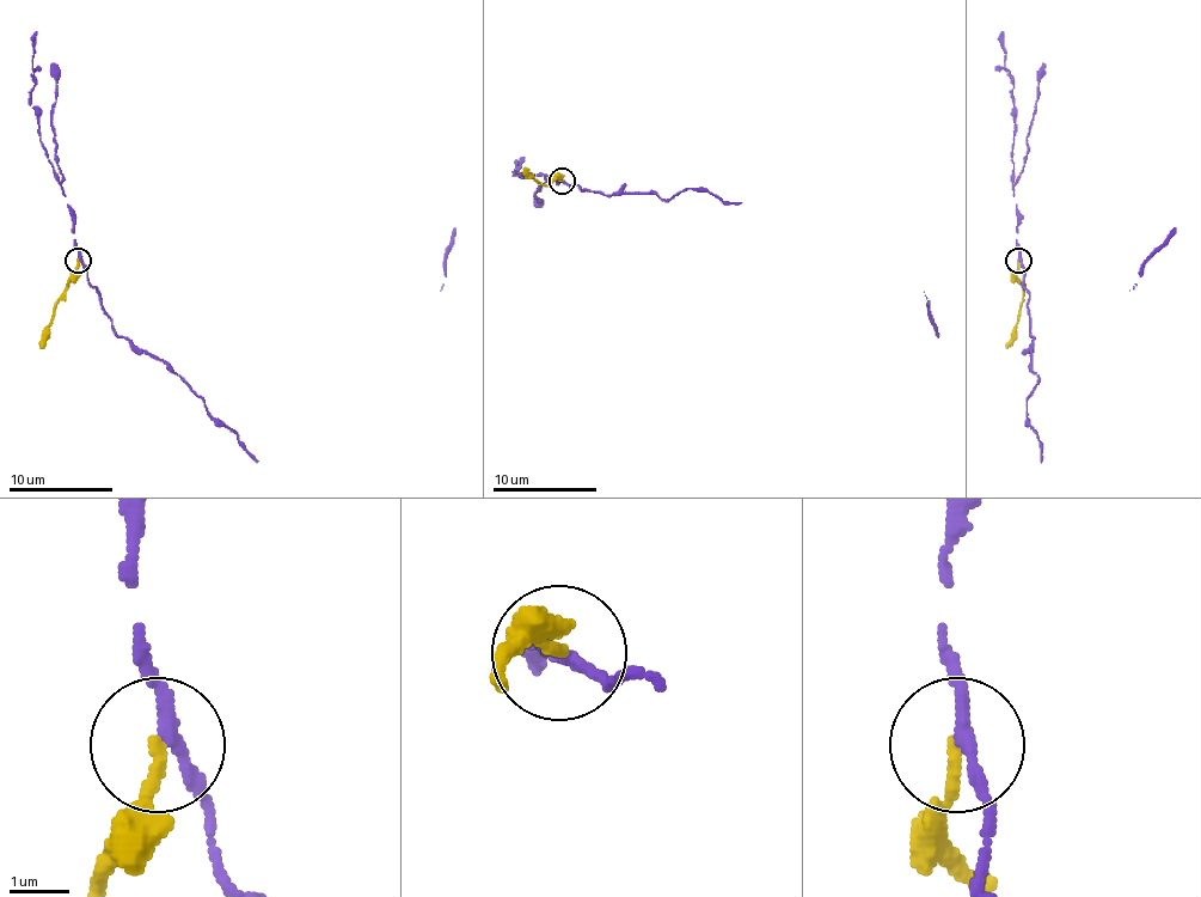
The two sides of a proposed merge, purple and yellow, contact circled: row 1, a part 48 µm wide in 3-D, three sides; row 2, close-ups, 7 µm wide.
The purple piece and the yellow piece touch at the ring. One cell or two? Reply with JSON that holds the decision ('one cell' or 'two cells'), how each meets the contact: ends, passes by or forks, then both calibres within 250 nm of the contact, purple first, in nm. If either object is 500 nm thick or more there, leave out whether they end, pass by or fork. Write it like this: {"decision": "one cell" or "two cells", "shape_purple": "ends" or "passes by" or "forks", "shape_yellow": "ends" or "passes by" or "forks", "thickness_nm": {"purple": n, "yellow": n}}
{"decision": "two cells", "shape_purple": "passes by", "shape_yellow": "ends", "thickness_nm": {"purple": 200, "yellow": 200}}

